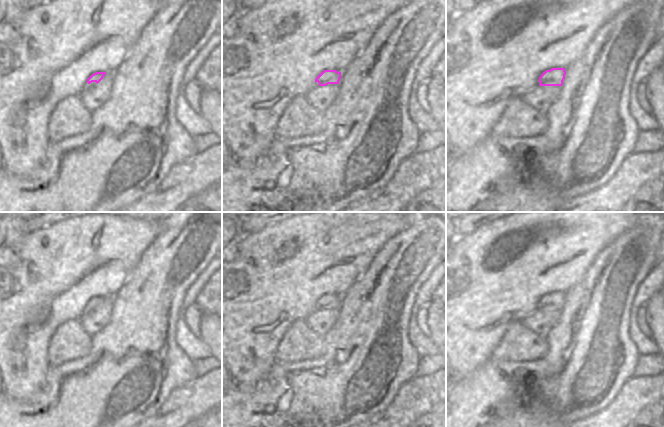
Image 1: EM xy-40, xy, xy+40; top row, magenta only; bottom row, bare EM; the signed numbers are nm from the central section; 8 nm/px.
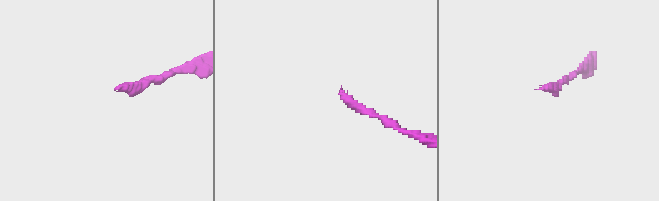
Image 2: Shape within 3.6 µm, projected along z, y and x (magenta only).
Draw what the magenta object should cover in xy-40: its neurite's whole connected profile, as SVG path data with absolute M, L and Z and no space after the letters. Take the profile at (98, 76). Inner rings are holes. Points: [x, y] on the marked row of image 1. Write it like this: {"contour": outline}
{"contour": "M96 72L92 74L88 79L87 82L85 83L83 89L79 93L79 96L82 96L92 88L94 88L105 76L106 72Z"}

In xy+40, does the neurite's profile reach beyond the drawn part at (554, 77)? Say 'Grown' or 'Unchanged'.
Unchanged

